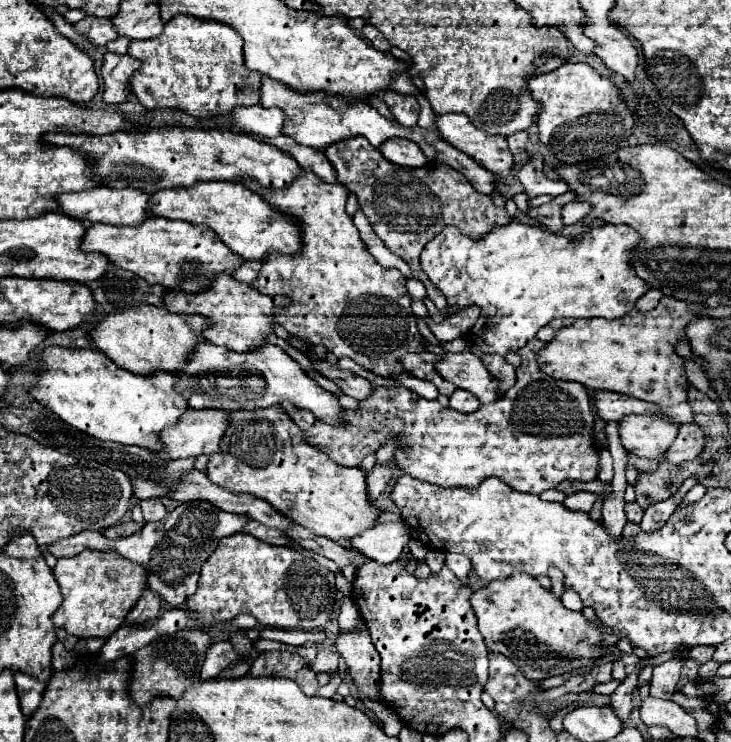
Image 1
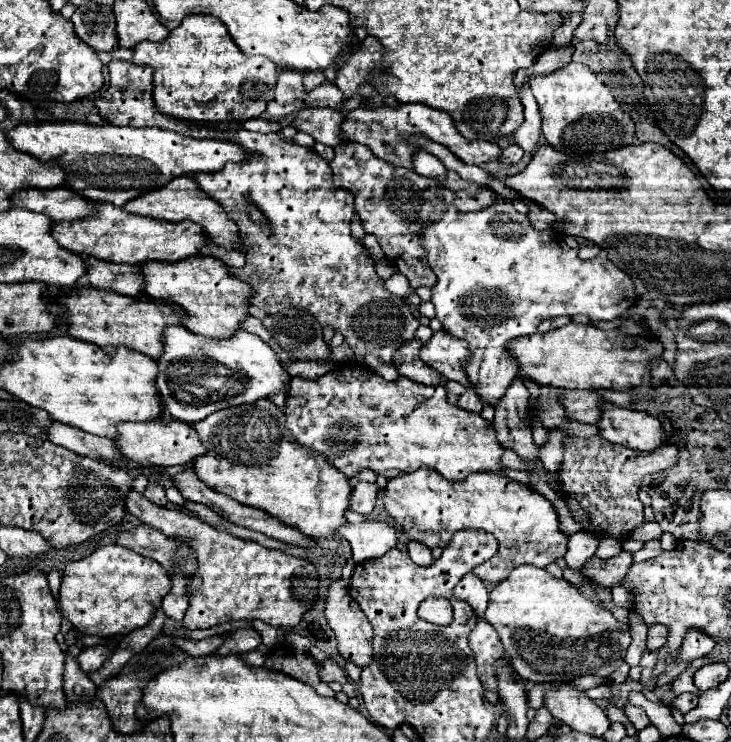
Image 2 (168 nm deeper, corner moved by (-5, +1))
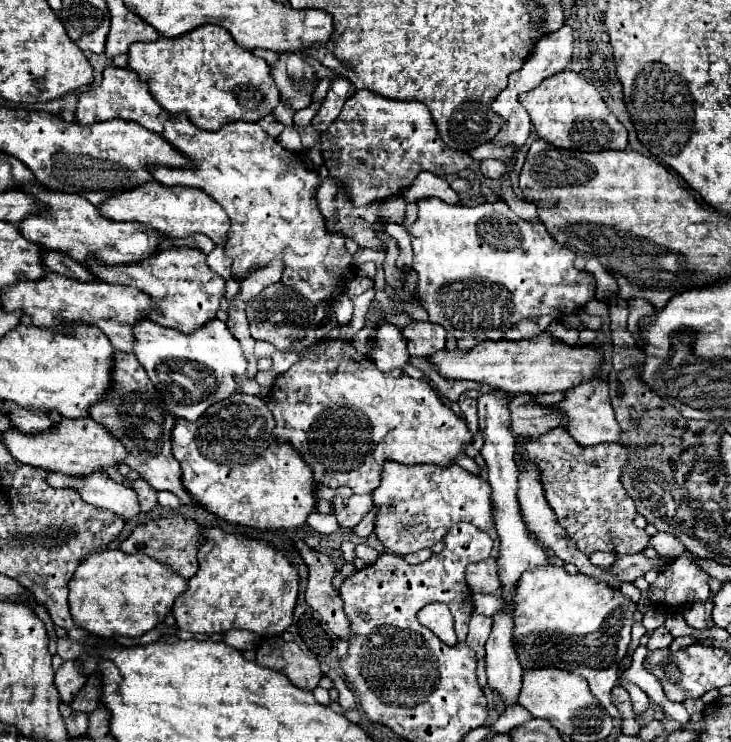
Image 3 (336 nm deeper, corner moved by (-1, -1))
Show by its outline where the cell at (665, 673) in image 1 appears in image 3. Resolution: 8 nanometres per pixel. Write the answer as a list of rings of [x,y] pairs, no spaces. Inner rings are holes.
[[[696,601],[690,604],[690,608],[684,610],[684,618],[688,622],[688,626],[696,628],[696,630],[704,630],[704,628],[712,628],[714,620],[712,620],[713,601]]]

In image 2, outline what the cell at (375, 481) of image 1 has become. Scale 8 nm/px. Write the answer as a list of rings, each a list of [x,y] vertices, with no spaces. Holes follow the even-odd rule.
[[[358,482],[350,496],[350,510],[360,514],[370,514],[374,510],[378,496],[378,486],[372,482]]]

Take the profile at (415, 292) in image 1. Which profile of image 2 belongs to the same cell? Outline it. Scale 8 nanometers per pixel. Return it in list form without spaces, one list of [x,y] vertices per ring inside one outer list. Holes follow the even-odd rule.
[[[396,272],[392,278],[388,278],[386,282],[384,282],[384,288],[388,290],[388,292],[392,292],[392,294],[396,294],[396,296],[400,296],[400,298],[404,298],[412,288],[410,288],[410,284],[408,284],[408,280],[400,274],[400,272]]]

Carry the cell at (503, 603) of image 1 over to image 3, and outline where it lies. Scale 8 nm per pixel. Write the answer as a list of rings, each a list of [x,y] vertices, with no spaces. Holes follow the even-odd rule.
[[[540,566],[520,576],[510,600],[494,594],[474,594],[474,610],[478,614],[496,616],[506,608],[512,610],[514,648],[524,670],[558,668],[578,674],[588,680],[592,694],[606,712],[620,718],[620,712],[610,702],[610,690],[630,644],[634,602],[590,576],[568,574],[556,566]]]

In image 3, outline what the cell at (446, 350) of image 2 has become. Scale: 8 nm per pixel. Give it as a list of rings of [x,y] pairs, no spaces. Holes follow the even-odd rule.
[[[412,322],[402,330],[402,336],[408,340],[410,356],[430,358],[432,354],[446,348],[446,330],[432,322]]]

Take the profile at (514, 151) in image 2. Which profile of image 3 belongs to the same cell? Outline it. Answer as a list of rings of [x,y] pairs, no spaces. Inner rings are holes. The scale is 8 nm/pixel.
[[[482,160],[482,164],[480,164],[480,172],[488,178],[500,178],[506,170],[508,170],[508,166],[502,160]]]

